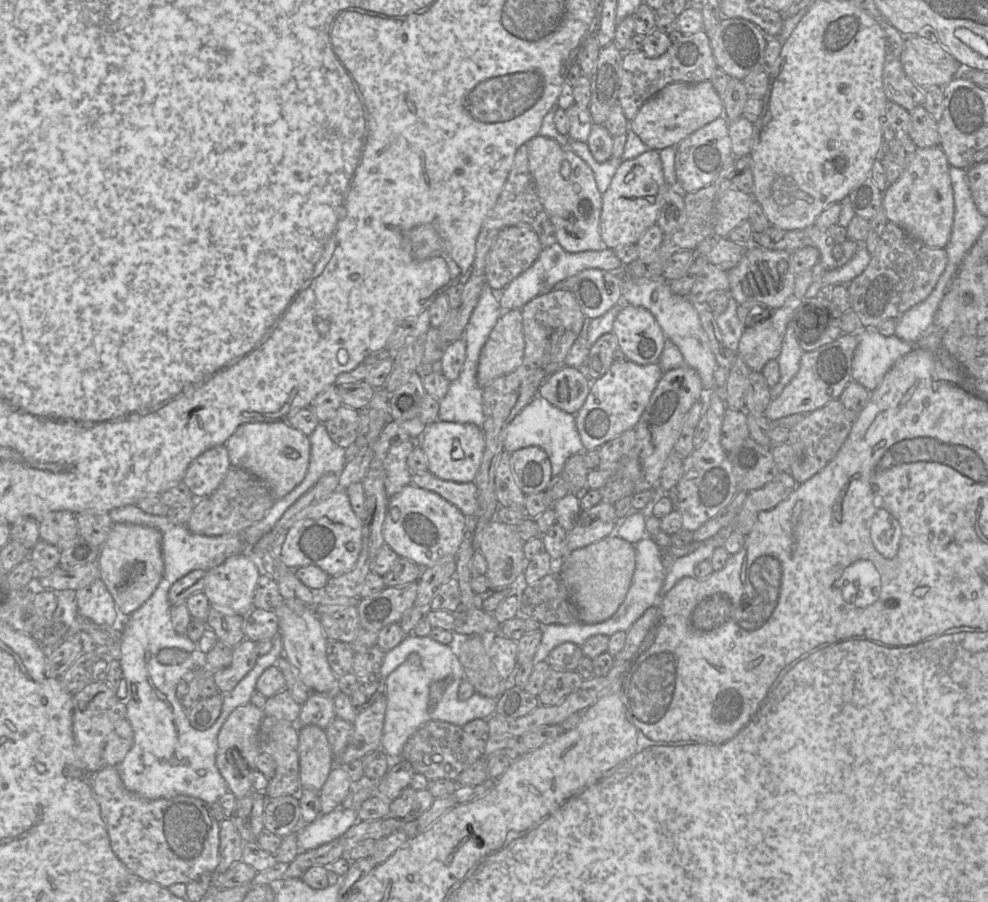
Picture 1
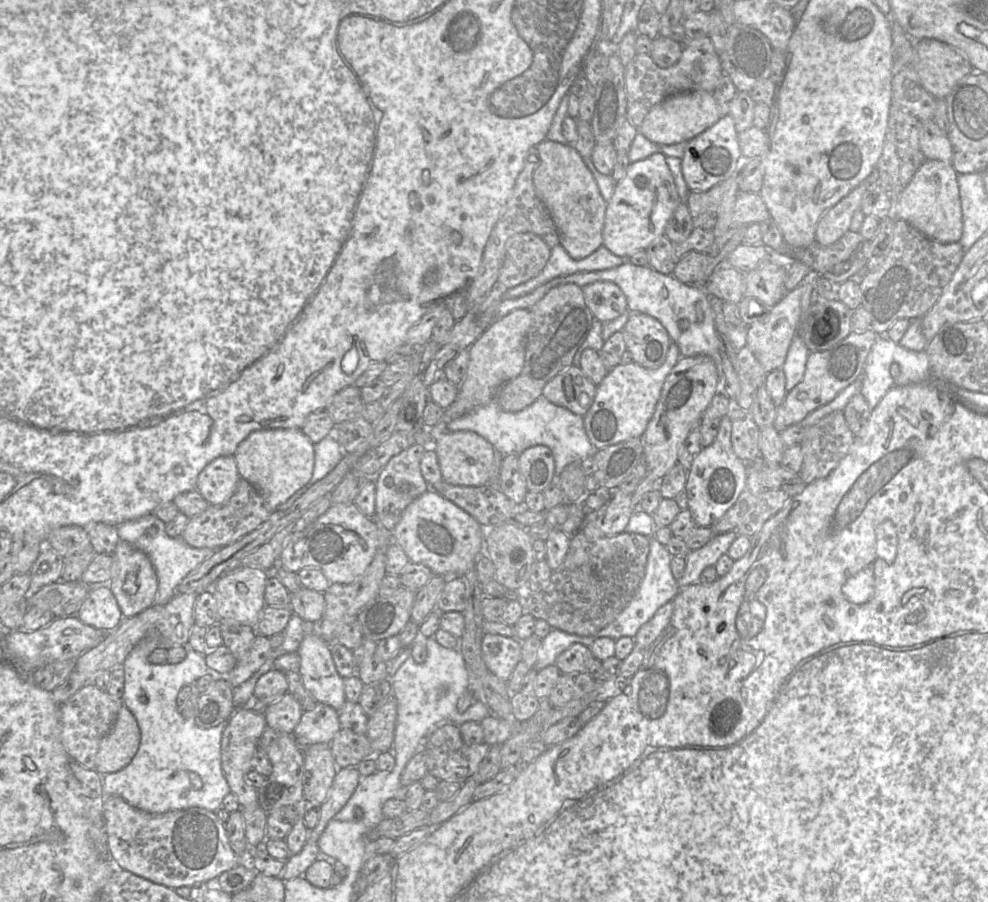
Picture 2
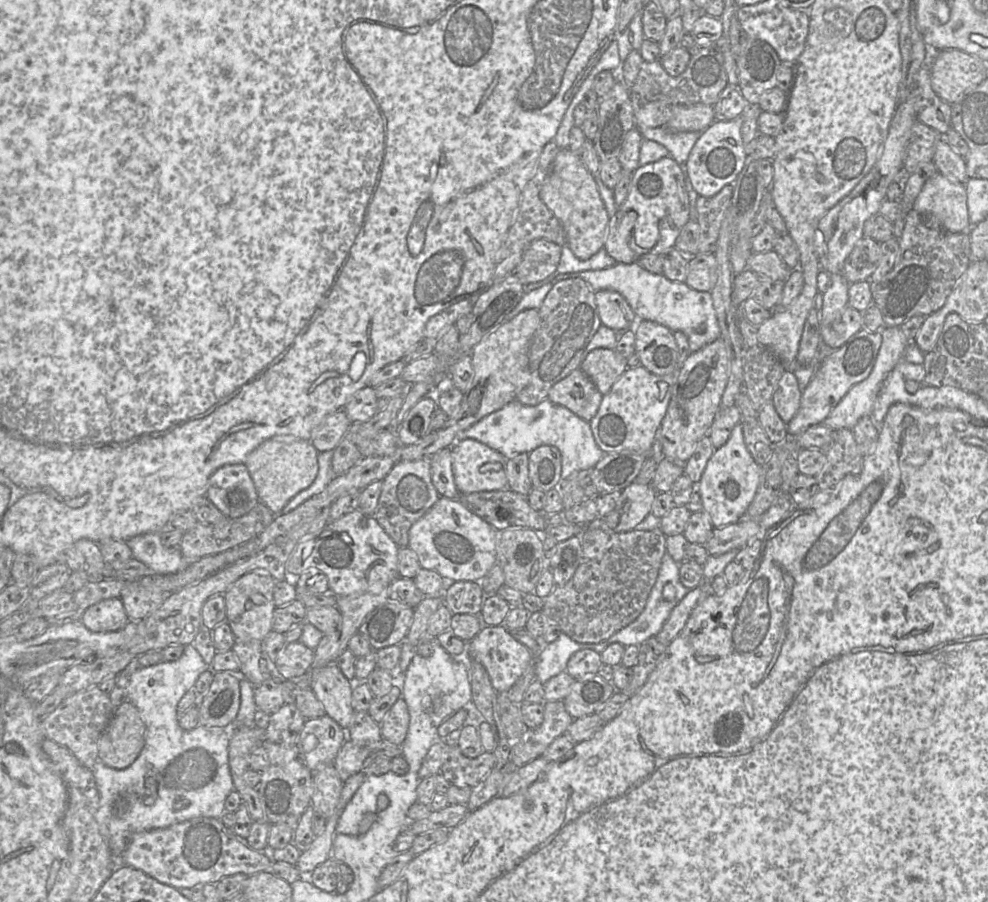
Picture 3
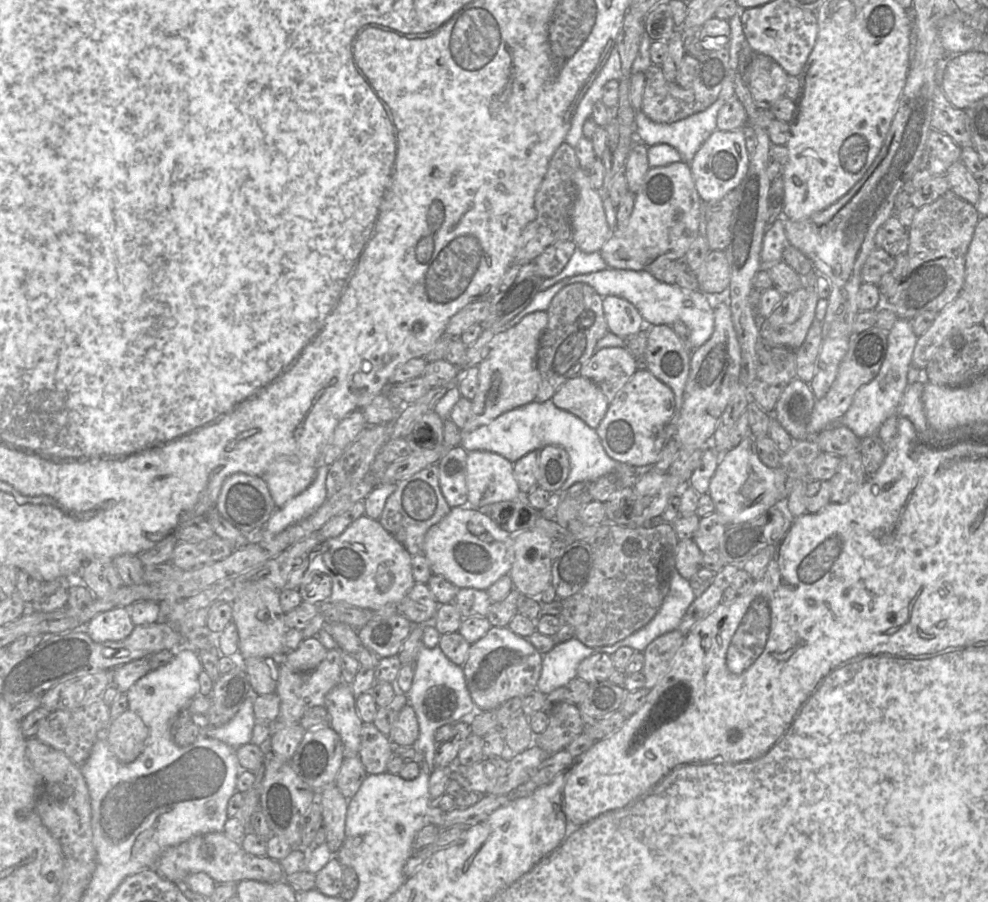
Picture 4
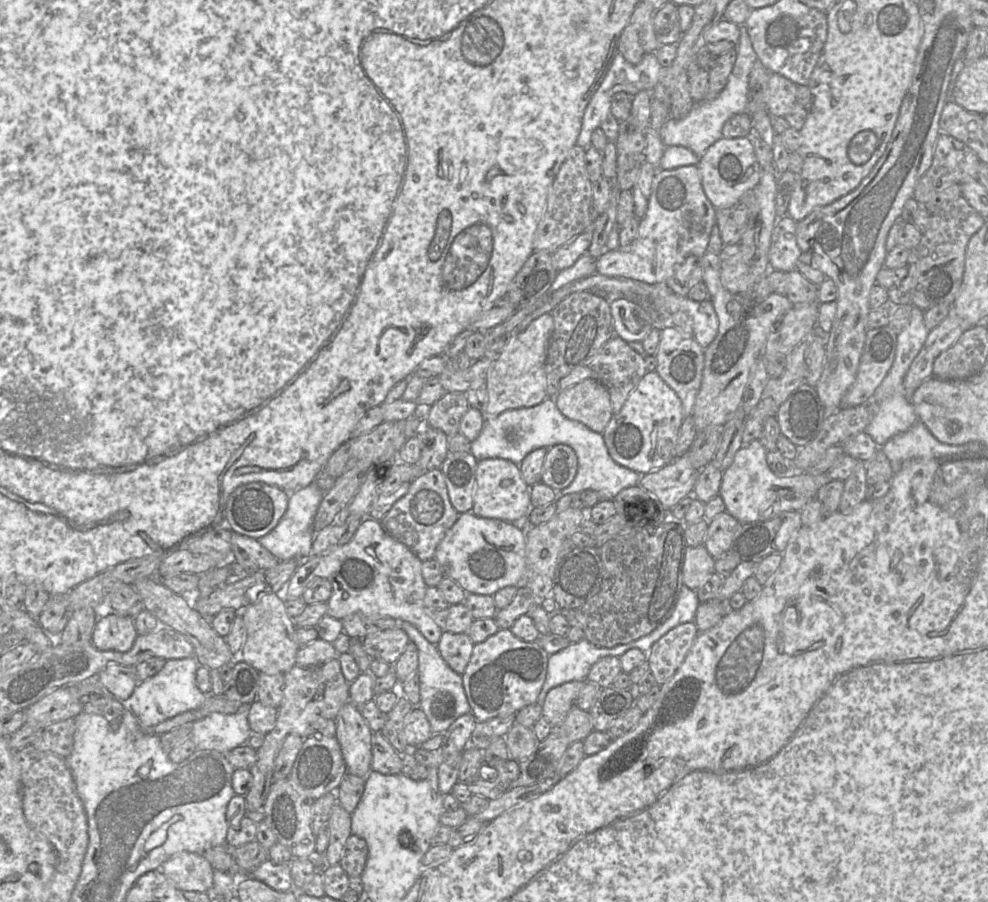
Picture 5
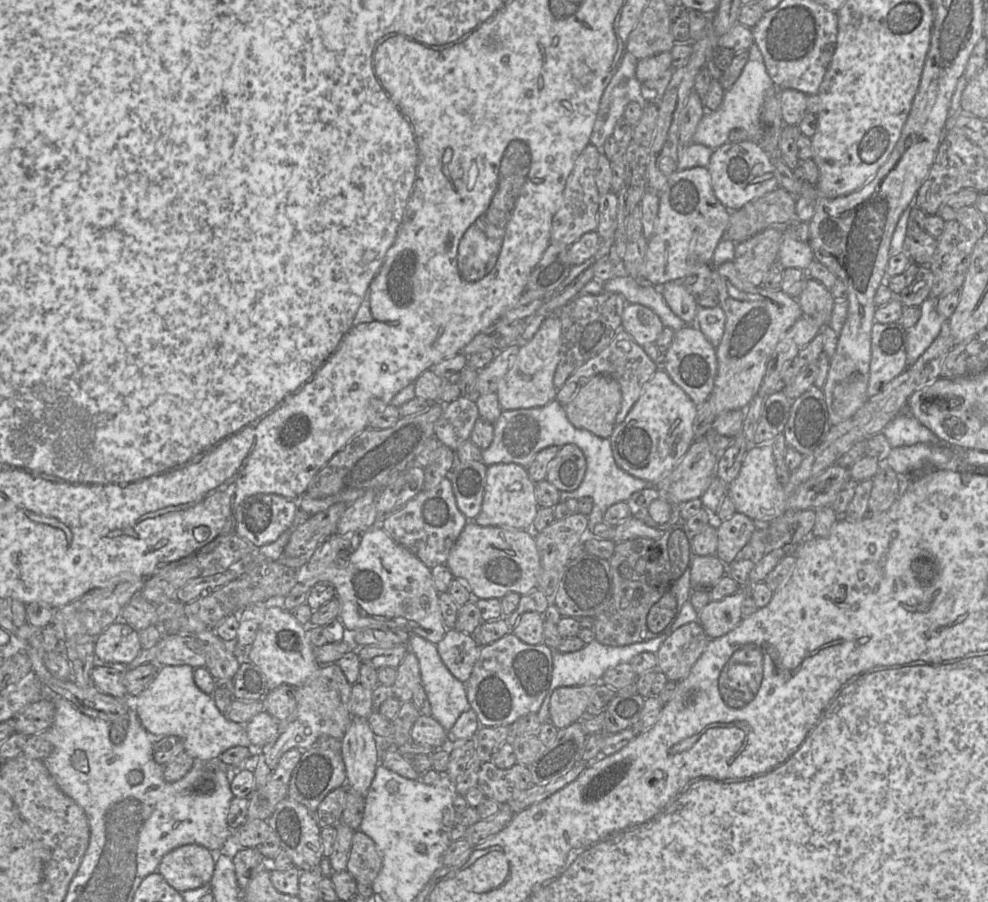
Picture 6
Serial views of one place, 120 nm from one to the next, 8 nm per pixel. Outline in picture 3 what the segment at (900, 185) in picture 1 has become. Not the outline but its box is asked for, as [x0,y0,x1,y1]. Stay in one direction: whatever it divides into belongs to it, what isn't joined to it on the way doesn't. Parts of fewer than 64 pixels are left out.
[913,172,971,232]

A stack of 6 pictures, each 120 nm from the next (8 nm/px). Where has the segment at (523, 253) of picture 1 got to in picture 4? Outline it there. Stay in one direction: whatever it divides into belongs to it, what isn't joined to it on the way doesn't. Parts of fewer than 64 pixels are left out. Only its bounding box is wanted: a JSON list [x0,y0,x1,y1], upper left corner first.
[533,240,576,278]

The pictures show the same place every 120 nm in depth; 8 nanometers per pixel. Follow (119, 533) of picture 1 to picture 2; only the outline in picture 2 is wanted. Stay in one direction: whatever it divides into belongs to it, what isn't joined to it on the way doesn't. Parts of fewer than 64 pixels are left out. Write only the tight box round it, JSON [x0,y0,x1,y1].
[108,540,158,618]

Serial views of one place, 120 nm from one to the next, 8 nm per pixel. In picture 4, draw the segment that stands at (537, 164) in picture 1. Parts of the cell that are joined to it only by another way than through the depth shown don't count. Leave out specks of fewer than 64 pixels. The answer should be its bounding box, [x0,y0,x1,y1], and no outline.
[571,167,611,252]

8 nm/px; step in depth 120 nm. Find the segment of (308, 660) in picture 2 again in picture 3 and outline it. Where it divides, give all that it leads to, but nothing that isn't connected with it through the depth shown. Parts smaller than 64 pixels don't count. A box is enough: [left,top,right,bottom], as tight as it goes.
[311,663,353,730]

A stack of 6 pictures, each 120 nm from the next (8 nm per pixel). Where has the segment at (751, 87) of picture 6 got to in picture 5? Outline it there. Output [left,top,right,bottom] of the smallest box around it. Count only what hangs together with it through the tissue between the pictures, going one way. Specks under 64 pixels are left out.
[660,25,758,158]

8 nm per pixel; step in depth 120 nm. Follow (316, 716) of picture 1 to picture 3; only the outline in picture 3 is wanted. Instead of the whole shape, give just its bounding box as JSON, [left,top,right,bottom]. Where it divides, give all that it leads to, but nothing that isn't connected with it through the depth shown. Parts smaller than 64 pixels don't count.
[295,714,347,773]

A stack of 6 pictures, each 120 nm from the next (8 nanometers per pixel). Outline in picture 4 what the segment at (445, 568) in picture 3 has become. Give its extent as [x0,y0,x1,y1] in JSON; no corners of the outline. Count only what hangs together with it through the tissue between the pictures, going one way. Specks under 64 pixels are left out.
[424,505,513,590]

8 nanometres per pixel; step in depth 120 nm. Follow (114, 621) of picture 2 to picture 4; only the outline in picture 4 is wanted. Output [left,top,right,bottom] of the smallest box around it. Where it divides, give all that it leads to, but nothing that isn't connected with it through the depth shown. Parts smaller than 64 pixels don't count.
[80,607,134,643]

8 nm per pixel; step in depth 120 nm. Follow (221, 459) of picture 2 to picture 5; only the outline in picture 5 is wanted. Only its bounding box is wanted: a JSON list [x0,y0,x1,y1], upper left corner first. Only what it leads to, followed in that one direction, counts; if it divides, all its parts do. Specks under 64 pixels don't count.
[224,482,289,540]

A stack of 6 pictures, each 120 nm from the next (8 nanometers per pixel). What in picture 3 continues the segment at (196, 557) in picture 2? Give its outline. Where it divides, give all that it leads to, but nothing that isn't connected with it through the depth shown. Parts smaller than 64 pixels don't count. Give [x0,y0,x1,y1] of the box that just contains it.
[126,531,194,575]

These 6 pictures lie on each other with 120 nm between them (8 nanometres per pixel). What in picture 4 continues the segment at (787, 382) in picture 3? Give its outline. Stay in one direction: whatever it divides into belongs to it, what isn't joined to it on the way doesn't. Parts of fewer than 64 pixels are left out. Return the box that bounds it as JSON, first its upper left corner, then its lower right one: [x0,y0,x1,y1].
[773,379,816,440]

